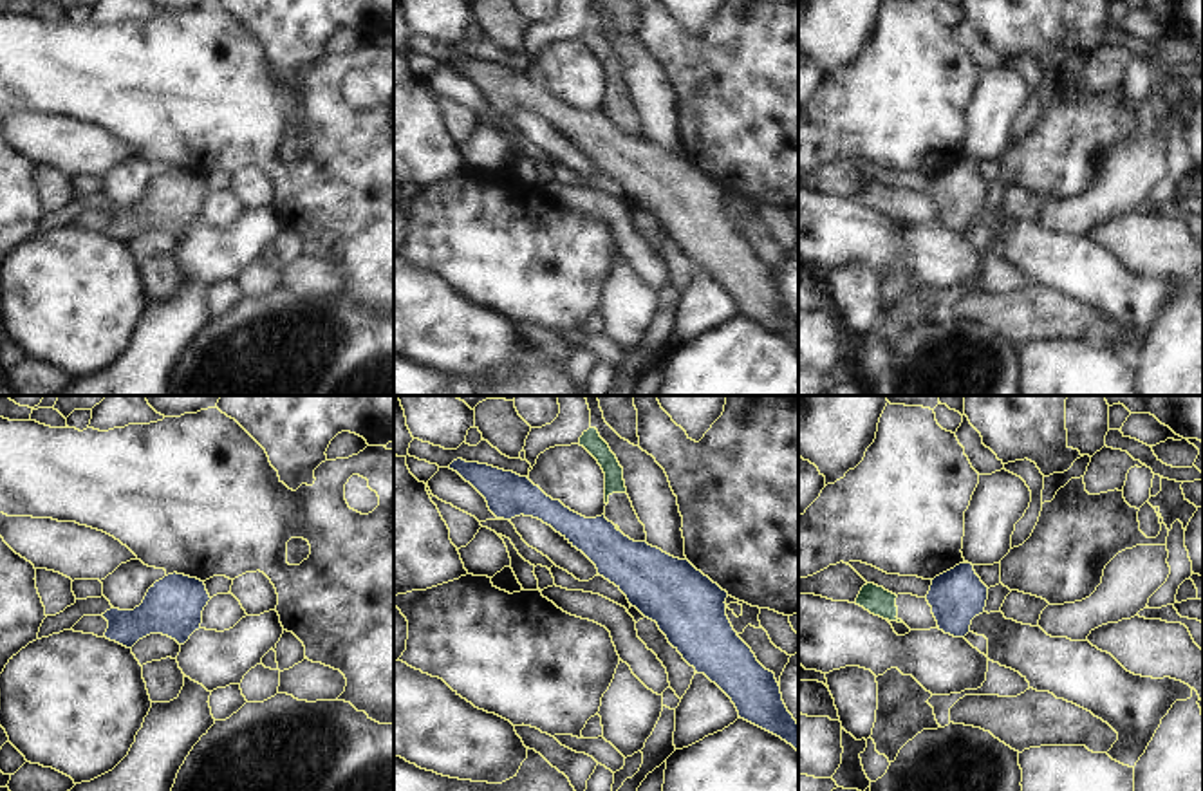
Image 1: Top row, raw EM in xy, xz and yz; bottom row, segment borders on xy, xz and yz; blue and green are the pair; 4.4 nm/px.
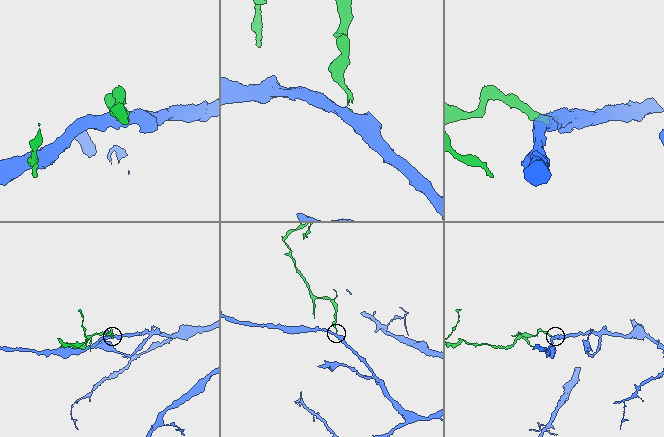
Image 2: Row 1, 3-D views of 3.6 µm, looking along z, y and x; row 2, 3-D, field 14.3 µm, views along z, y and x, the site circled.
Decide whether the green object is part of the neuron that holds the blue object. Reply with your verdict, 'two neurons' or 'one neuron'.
two neurons

